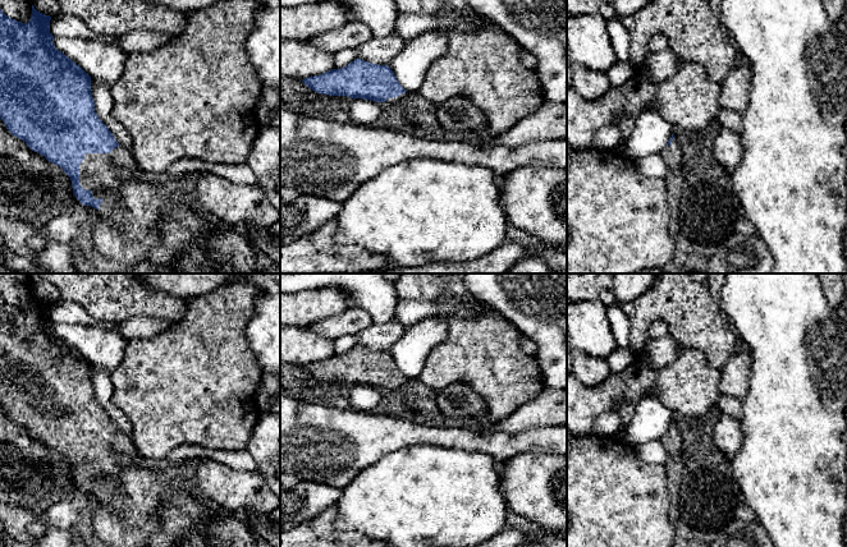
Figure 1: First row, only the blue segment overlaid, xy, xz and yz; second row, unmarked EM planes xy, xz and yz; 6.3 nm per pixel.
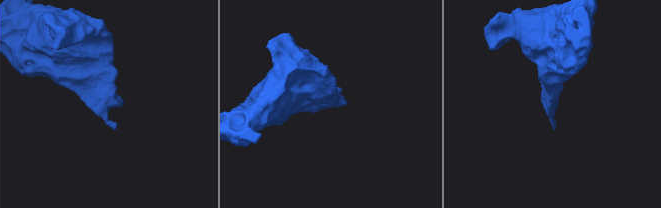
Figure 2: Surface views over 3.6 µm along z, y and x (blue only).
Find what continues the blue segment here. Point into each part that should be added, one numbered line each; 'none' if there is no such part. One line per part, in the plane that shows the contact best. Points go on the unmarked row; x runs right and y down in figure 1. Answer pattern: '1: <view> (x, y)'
1: xy (97, 456)

